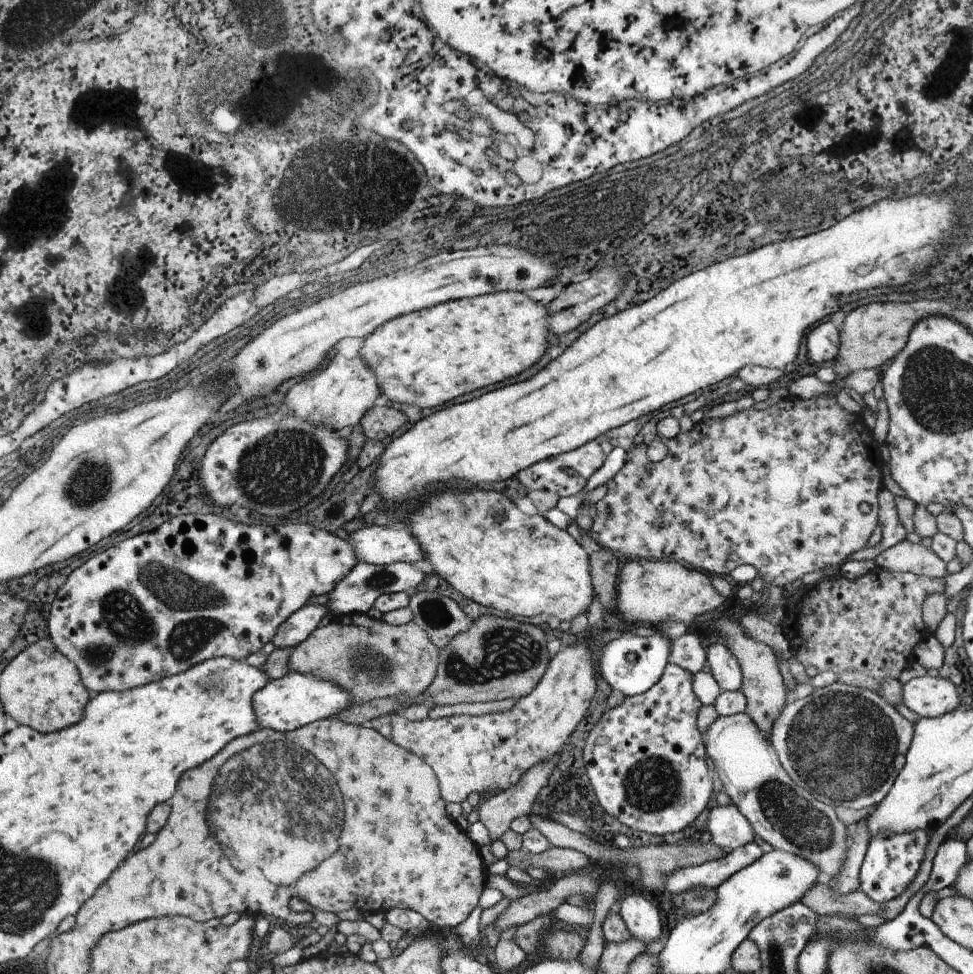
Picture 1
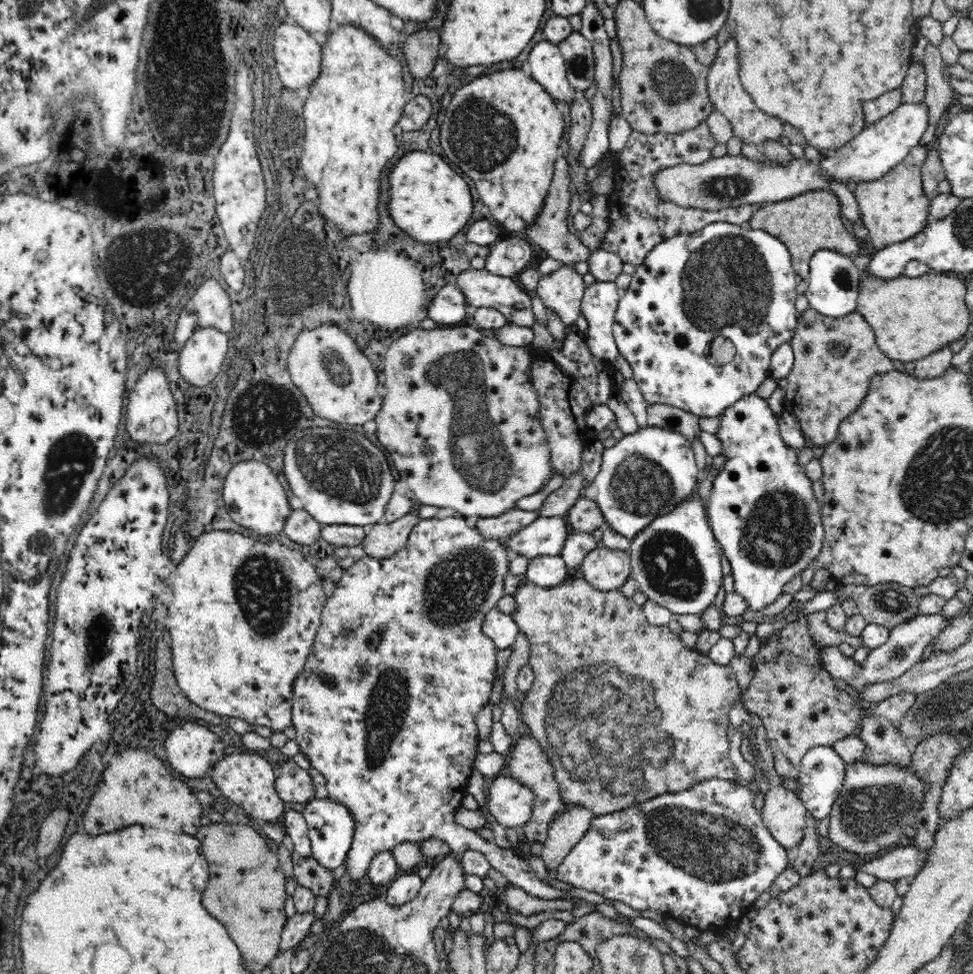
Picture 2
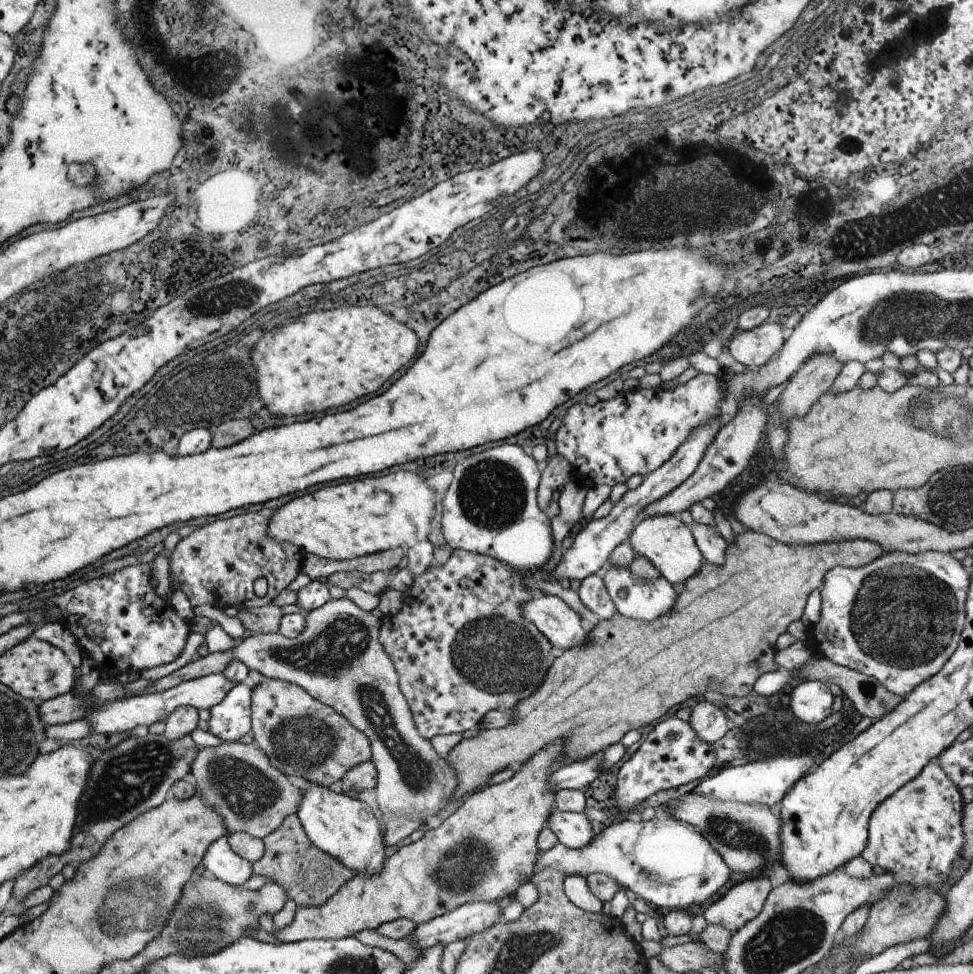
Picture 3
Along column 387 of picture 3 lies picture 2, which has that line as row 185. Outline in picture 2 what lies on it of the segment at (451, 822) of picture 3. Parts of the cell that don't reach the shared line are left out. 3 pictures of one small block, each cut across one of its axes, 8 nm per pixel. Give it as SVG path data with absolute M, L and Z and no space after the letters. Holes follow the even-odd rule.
M934 140L926 146L916 146L884 178L870 180L870 182L860 182L856 186L854 198L856 198L858 210L860 210L860 220L870 232L868 238L870 238L874 254L882 252L884 248L888 248L896 242L904 242L904 240L916 236L930 222L930 212L928 212L930 200L926 200L926 196L924 196L922 166L926 164L926 158L930 156L930 150L934 150L934 148L938 148L938 142L934 142Z

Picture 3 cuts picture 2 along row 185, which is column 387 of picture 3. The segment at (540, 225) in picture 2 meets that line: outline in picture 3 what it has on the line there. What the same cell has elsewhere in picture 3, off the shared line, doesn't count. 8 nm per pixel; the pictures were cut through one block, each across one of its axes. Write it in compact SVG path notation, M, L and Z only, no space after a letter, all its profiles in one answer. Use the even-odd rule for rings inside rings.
M387 550L379 554L369 556L357 556L347 560L323 560L317 556L307 556L307 560L301 564L301 574L307 574L311 582L317 582L319 578L327 578L325 574L373 574L373 572L389 572L393 570L399 560L403 558L403 550Z

